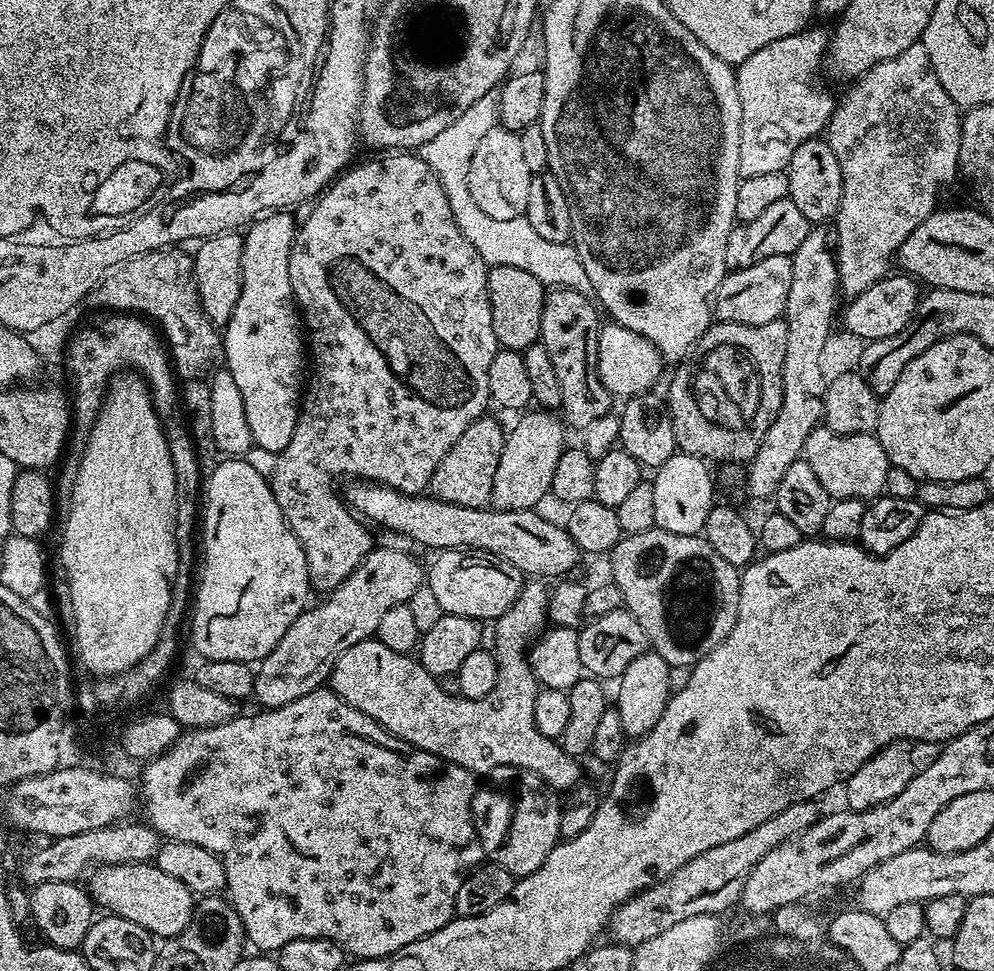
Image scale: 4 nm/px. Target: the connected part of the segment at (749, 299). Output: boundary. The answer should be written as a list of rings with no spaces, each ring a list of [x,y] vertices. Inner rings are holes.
[[[771,256],[754,262],[754,266],[729,271],[714,293],[714,316],[726,324],[762,326],[766,322],[781,319],[786,310],[786,298],[790,294],[791,256]]]

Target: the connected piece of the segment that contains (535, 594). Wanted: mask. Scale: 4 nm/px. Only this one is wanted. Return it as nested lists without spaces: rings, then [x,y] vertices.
[[[528,582],[525,583],[524,589],[518,594],[518,598],[514,602],[514,606],[510,606],[506,610],[506,614],[502,614],[494,621],[494,628],[496,628],[496,648],[494,647],[494,655],[498,662],[498,682],[494,682],[494,690],[490,690],[490,694],[486,694],[486,698],[478,698],[471,700],[462,695],[449,695],[443,691],[439,685],[437,677],[431,676],[422,665],[415,655],[405,654],[402,652],[395,652],[390,650],[390,646],[386,646],[379,638],[370,640],[363,640],[358,642],[358,646],[350,646],[350,650],[346,650],[338,658],[338,662],[334,666],[330,677],[330,687],[333,692],[337,692],[343,700],[350,706],[354,706],[354,710],[362,710],[362,714],[366,714],[370,718],[374,718],[374,722],[381,724],[390,734],[394,734],[398,738],[402,738],[407,744],[412,744],[416,748],[426,750],[430,754],[434,754],[440,760],[445,760],[451,764],[457,764],[466,769],[467,772],[473,774],[490,774],[495,768],[521,768],[527,772],[532,773],[541,785],[547,786],[553,790],[571,790],[581,783],[580,780],[580,764],[581,761],[577,757],[566,754],[566,750],[557,741],[546,738],[546,734],[542,734],[542,730],[538,730],[538,726],[534,726],[534,698],[538,691],[538,681],[536,675],[532,673],[532,661],[529,656],[530,645],[545,631],[546,625],[549,623],[548,619],[548,600],[549,589],[543,588],[543,583]]]

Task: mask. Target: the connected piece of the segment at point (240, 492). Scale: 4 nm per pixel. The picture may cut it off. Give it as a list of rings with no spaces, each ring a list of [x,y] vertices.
[[[224,458],[212,473],[206,476],[206,487],[202,492],[202,532],[204,528],[204,565],[198,568],[198,583],[194,588],[194,607],[191,609],[192,616],[192,644],[196,652],[204,660],[242,660],[245,662],[259,662],[264,659],[274,646],[290,630],[290,626],[303,614],[305,608],[309,607],[308,592],[308,563],[306,554],[298,542],[298,538],[290,530],[282,510],[278,510],[278,502],[272,493],[272,485],[252,464],[247,464],[244,458]]]

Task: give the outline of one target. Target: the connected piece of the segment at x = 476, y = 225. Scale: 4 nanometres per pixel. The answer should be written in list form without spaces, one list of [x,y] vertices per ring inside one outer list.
[[[495,95],[478,98],[474,106],[453,116],[450,126],[446,126],[442,134],[434,134],[434,138],[430,138],[430,142],[426,142],[422,149],[425,162],[435,170],[446,190],[452,213],[462,234],[470,238],[478,254],[482,254],[485,264],[489,266],[518,266],[518,270],[530,270],[530,274],[534,274],[534,278],[538,278],[546,286],[578,290],[583,296],[591,297],[590,278],[586,275],[586,266],[582,266],[582,258],[578,258],[576,247],[571,243],[550,242],[547,238],[541,238],[525,215],[501,222],[498,218],[490,218],[474,203],[468,181],[470,158],[474,158],[474,150],[478,150],[478,142],[484,137],[486,130],[497,127],[499,118]]]

